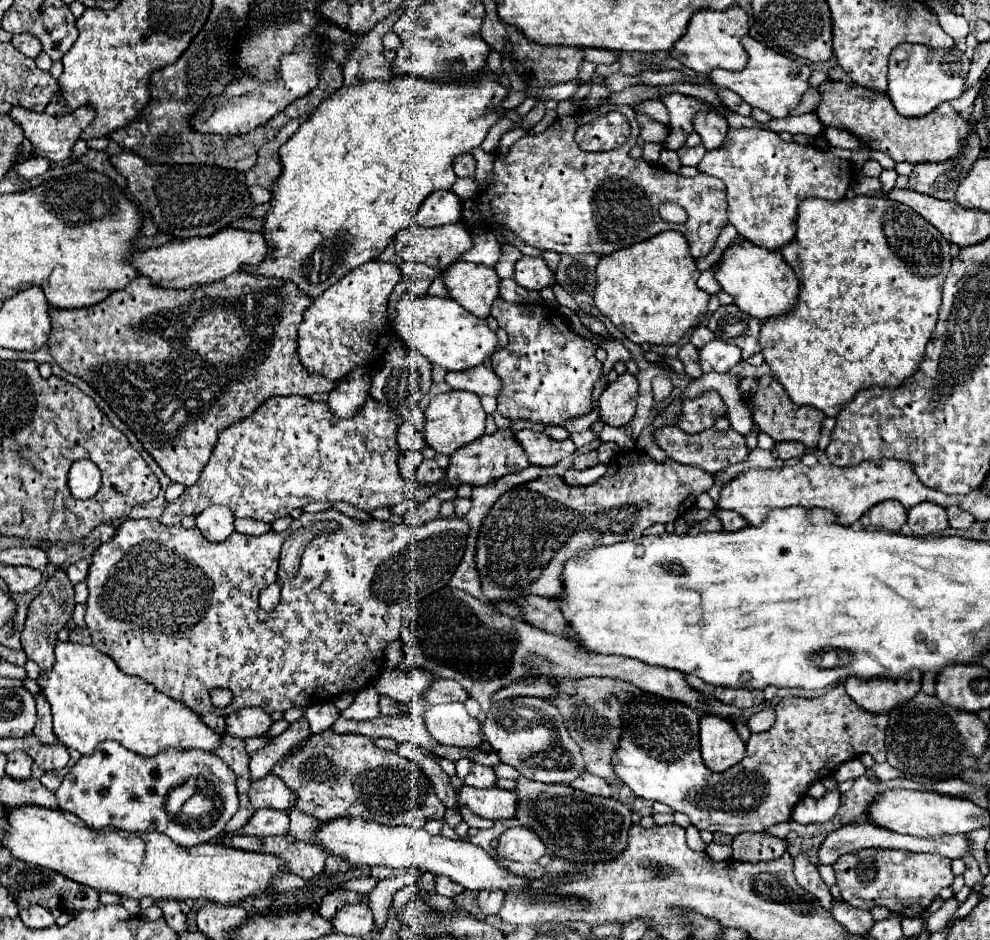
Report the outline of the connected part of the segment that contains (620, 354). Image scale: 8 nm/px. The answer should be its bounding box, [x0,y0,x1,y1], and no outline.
[592,339,630,373]

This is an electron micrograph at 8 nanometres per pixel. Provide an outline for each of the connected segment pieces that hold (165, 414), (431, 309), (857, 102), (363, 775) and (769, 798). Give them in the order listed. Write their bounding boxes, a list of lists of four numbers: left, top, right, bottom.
[[48,273,334,487],[392,291,498,371],[816,81,970,163],[270,731,444,827],[612,687,888,835]]

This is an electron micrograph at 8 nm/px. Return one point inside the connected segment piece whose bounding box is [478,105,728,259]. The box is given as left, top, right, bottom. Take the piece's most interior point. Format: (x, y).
(598, 203)

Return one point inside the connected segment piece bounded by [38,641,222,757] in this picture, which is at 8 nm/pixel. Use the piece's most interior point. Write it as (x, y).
(92, 701)

